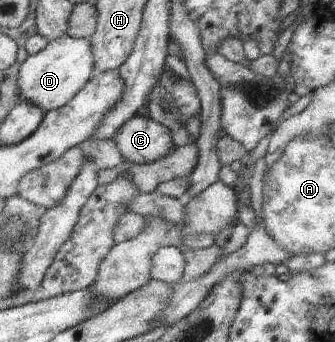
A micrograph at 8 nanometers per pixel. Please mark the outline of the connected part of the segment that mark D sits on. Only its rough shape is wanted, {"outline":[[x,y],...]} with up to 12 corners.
{"outline":[[64,36],[20,66],[20,101],[51,115],[92,80],[89,39]]}

